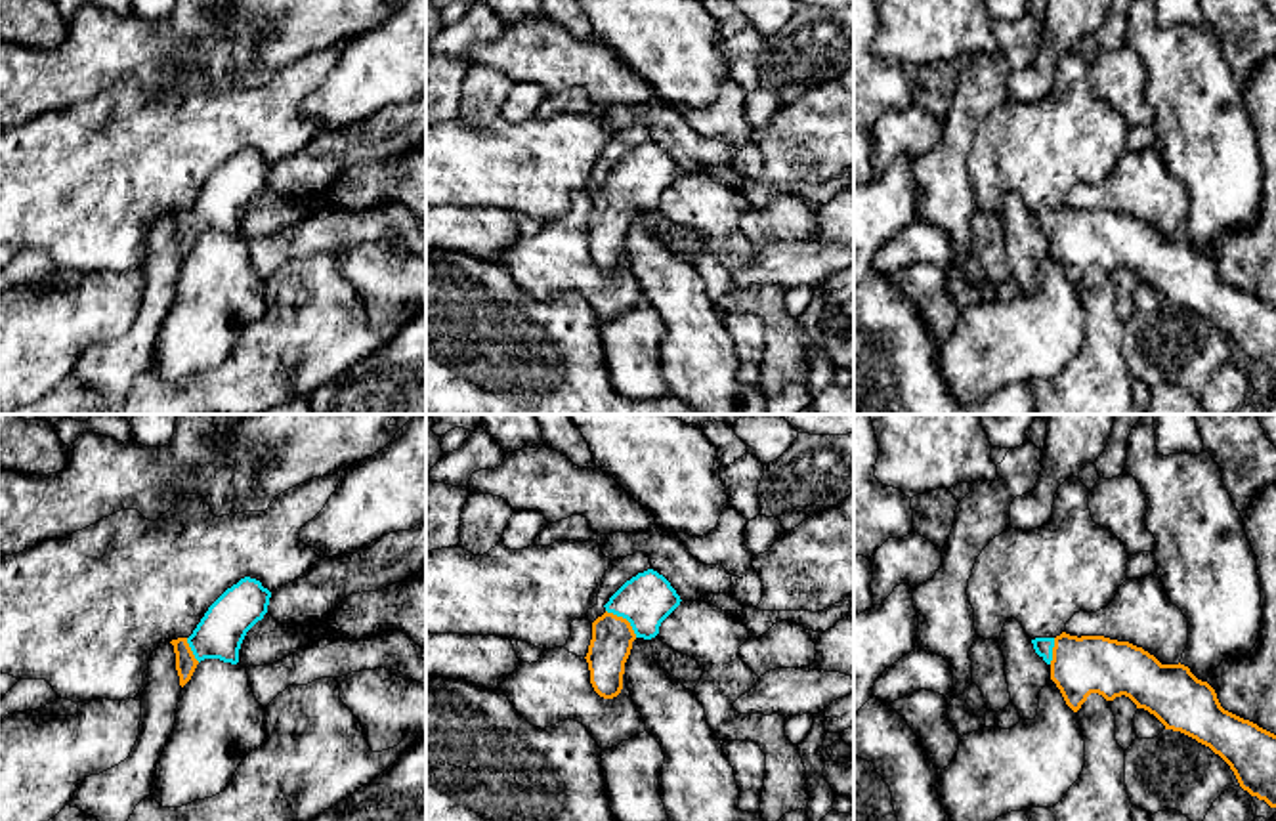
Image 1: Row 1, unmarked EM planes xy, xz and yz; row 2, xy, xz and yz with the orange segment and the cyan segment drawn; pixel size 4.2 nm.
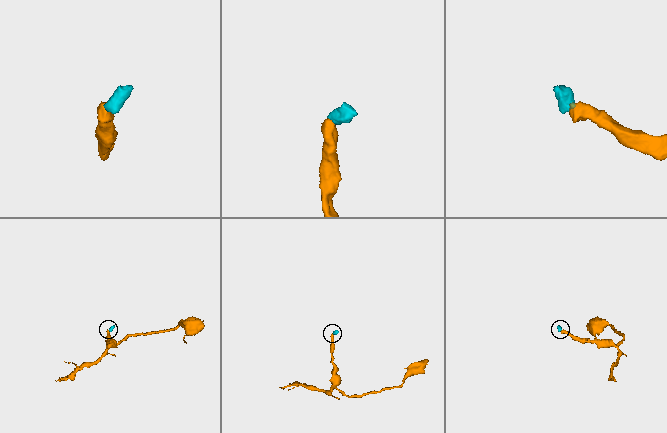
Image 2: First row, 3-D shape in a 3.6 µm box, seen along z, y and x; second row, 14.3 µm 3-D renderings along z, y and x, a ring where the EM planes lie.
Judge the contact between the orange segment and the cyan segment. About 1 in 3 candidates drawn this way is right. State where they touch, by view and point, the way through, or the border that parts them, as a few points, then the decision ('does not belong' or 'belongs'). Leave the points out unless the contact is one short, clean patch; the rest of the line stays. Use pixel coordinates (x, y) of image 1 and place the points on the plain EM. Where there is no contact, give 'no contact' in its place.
xz (625, 191) | across xz (612, 212), (612, 207), (625, 191), (646, 172) | belongs

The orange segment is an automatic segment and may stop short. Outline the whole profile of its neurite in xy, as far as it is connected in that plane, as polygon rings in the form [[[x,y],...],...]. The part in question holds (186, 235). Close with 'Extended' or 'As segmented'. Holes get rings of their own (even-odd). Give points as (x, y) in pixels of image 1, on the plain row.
[[[245,149],[208,179],[189,210],[172,212],[180,258],[191,252],[204,231],[237,237],[241,216],[267,185],[269,170],[260,153]]]. Extended

